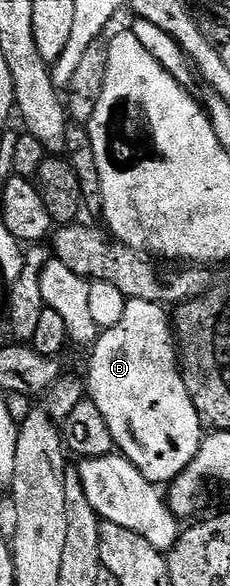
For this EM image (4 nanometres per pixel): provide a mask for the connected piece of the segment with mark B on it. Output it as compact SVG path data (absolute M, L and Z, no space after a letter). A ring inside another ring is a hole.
M127 299L119 320L104 330L90 348L91 360L87 363L85 391L92 403L97 405L105 425L113 437L118 454L125 456L156 485L170 485L175 478L187 470L193 457L197 457L199 446L205 438L205 428L197 409L185 389L183 373L179 369L177 344L173 334L173 323L158 303Z

